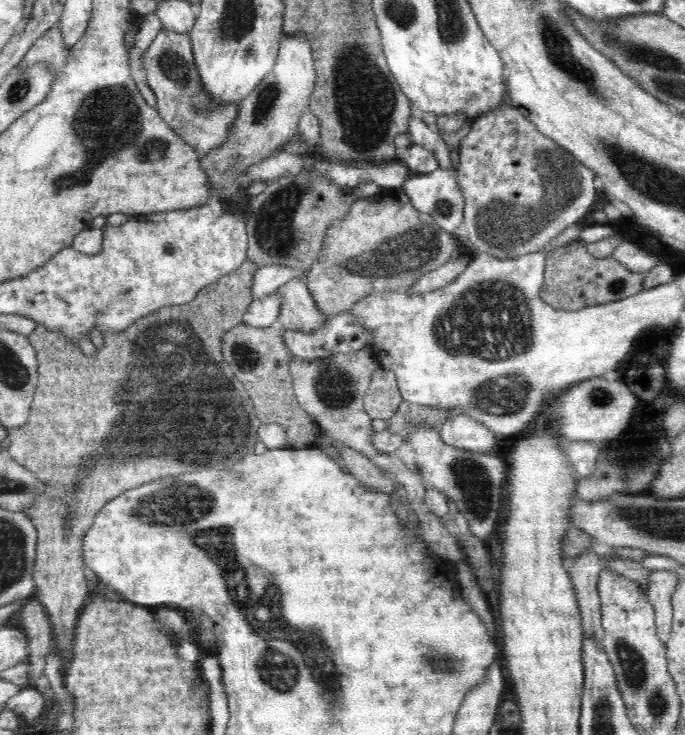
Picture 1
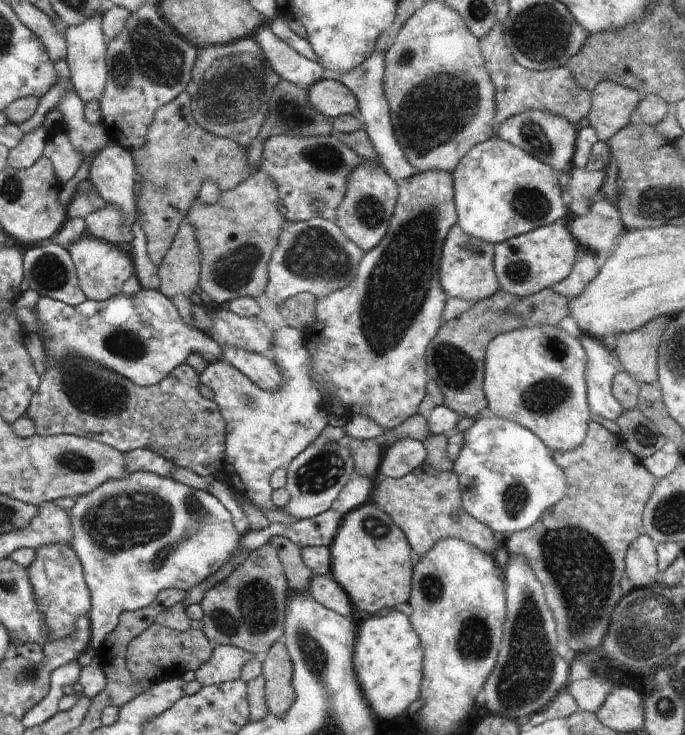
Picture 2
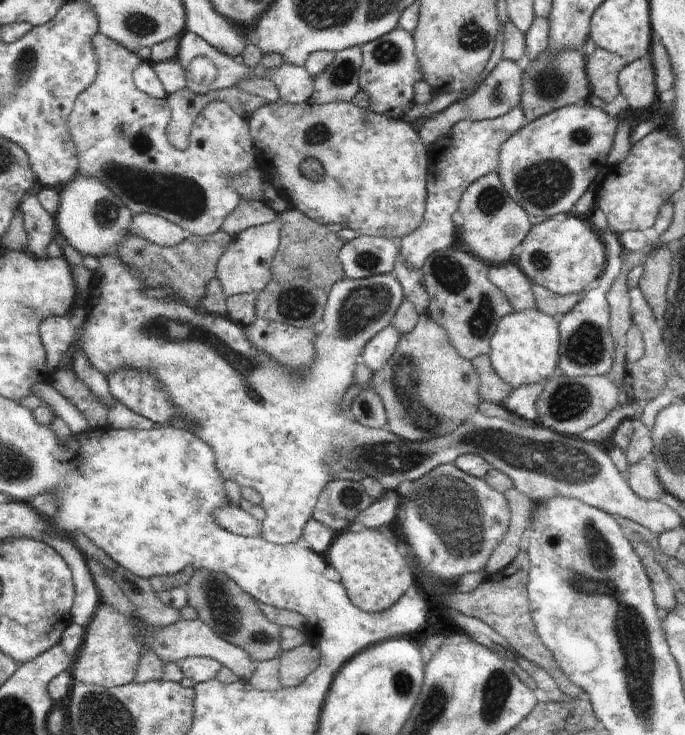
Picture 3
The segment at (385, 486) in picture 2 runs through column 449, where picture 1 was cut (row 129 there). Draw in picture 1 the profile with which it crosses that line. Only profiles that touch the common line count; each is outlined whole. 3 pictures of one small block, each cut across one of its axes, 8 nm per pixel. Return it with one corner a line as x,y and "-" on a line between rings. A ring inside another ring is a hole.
504,104
475,118
470,132
459,146
457,179
464,193
463,225
469,234
471,249
487,252
499,259
513,259
540,252
566,227
582,224
596,200
595,172
556,141
544,136
519,108

